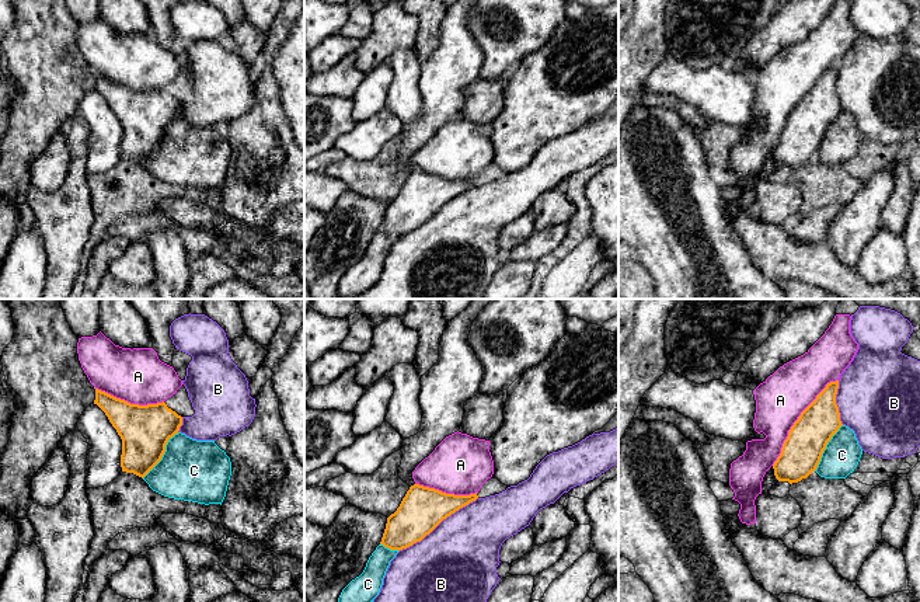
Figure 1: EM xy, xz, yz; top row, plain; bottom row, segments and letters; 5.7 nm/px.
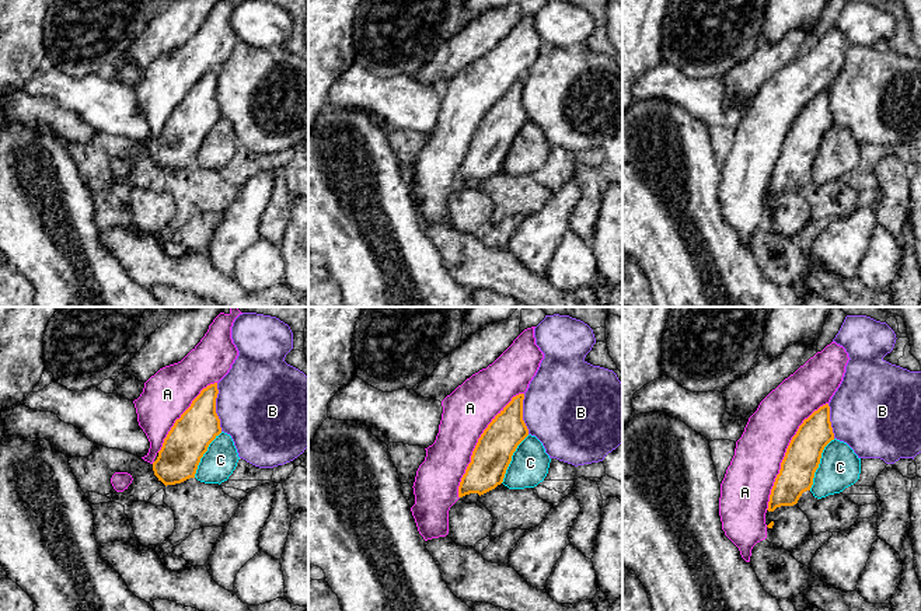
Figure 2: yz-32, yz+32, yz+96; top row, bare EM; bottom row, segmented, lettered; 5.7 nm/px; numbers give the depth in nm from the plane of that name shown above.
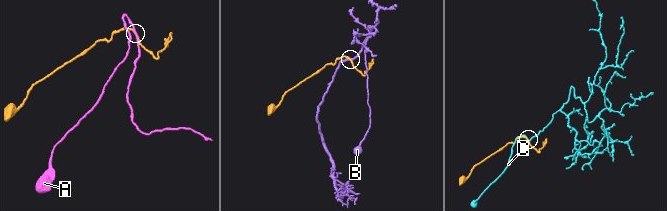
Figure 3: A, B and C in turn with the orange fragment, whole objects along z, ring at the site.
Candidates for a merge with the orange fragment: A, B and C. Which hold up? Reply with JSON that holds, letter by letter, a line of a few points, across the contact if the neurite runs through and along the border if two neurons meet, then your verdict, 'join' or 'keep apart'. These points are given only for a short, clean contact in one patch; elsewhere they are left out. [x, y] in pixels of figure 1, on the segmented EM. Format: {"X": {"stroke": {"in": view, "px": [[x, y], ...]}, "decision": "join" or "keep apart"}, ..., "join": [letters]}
{"A": {"decision": "keep apart"}, "B": {"decision": "keep apart"}, "C": {"decision": "keep apart"}, "join": []}

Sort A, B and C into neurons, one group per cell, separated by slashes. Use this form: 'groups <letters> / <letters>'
groups A / B / C

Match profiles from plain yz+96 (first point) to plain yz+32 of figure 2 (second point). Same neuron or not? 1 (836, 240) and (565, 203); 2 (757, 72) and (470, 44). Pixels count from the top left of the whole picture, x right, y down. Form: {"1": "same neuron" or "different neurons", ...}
{"1": "same neuron", "2": "same neuron"}

